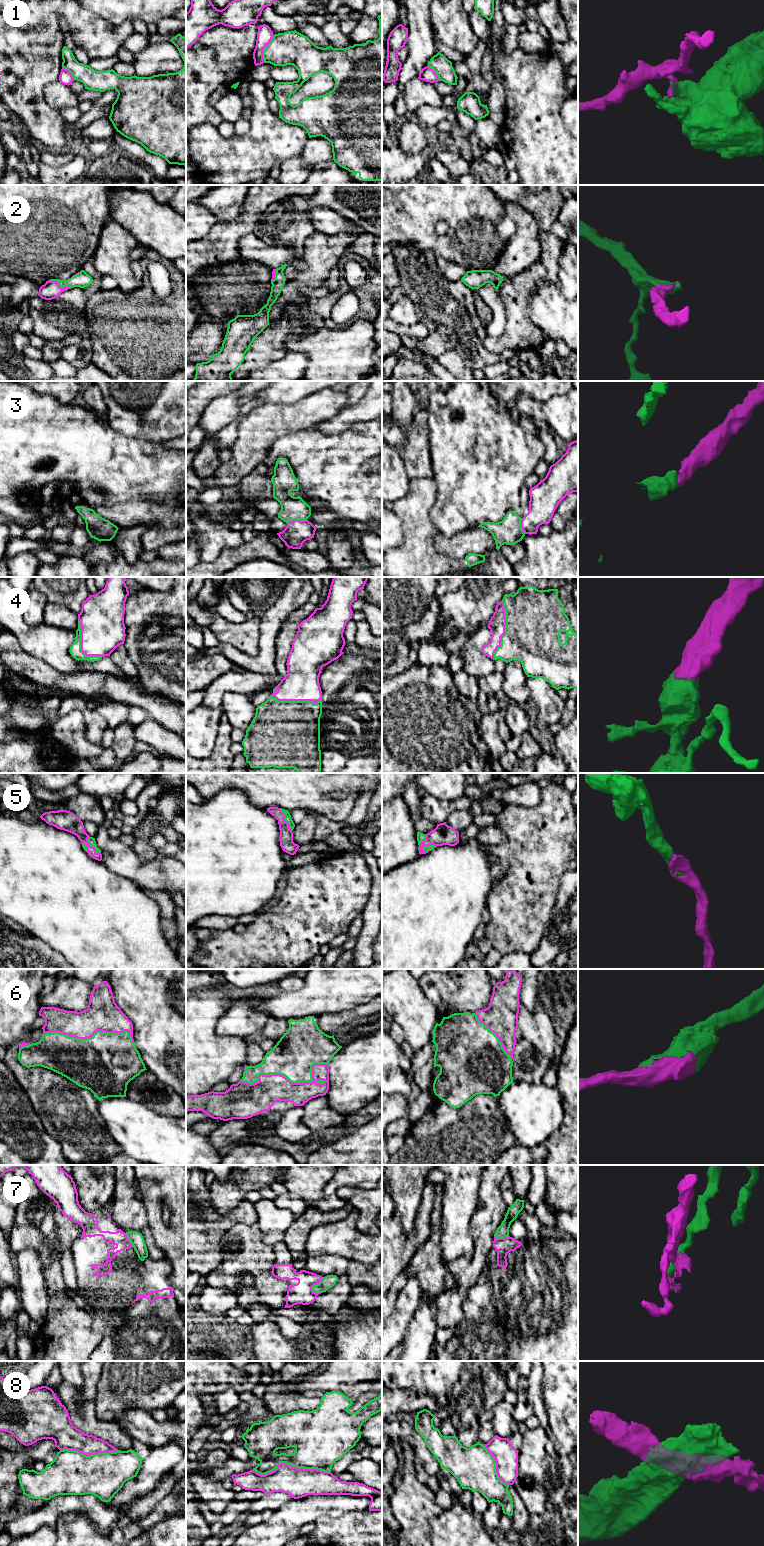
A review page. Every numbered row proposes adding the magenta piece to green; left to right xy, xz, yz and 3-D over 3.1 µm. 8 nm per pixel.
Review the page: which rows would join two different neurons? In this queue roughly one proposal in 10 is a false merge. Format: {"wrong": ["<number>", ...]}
{"wrong": ["1", "7", "8"]}

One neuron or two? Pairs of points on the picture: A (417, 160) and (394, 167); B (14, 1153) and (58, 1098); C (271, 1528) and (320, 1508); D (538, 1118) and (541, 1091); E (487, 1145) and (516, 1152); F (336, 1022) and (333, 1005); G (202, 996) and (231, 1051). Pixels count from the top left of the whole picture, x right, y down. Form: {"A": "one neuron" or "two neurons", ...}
{"A": "one neuron", "B": "two neurons", "C": "one neuron", "D": "one neuron", "E": "two neurons", "F": "two neurons", "G": "one neuron"}

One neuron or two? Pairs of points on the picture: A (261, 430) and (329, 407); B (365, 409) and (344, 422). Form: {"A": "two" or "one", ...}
{"A": "one", "B": "one"}

